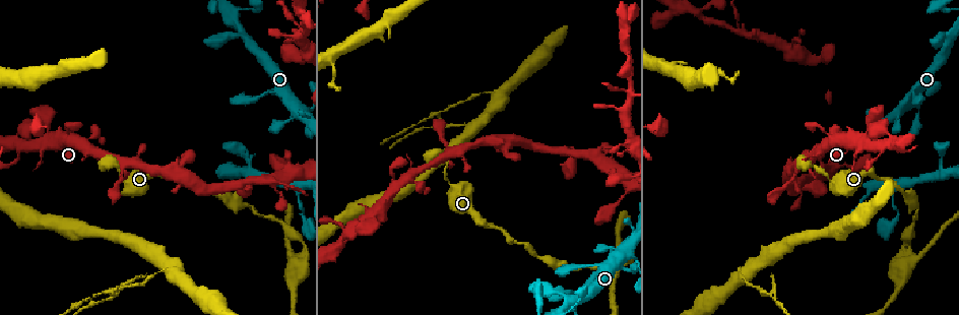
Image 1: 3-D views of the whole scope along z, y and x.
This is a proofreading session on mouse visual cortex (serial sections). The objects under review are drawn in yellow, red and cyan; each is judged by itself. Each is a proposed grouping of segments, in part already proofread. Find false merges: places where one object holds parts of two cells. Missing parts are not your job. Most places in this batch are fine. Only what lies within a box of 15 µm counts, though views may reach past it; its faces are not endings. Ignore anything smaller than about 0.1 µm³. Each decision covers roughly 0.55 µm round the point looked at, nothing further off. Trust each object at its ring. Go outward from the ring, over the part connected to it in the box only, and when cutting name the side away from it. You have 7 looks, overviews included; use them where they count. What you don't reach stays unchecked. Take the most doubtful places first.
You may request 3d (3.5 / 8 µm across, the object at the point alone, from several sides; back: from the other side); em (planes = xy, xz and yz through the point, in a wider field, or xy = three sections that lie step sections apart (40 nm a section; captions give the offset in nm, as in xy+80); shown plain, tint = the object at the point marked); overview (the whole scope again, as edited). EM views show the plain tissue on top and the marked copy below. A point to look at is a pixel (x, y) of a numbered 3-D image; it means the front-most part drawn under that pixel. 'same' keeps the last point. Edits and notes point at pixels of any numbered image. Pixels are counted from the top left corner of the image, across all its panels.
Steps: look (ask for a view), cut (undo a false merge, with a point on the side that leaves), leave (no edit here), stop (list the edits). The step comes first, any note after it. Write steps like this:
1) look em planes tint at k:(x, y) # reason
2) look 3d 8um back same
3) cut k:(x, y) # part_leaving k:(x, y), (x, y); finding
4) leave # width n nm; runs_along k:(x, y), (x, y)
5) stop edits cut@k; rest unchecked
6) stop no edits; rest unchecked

look 3d 8um at 1:(451, 187) # sudden change in width

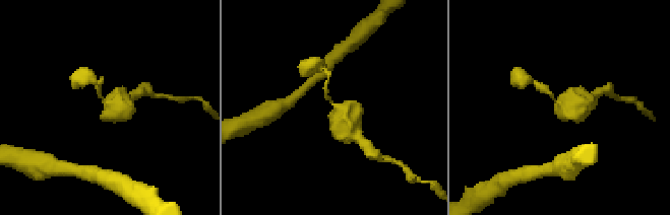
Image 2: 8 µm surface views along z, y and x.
look em xy step 3 tint at 2:(332, 103)

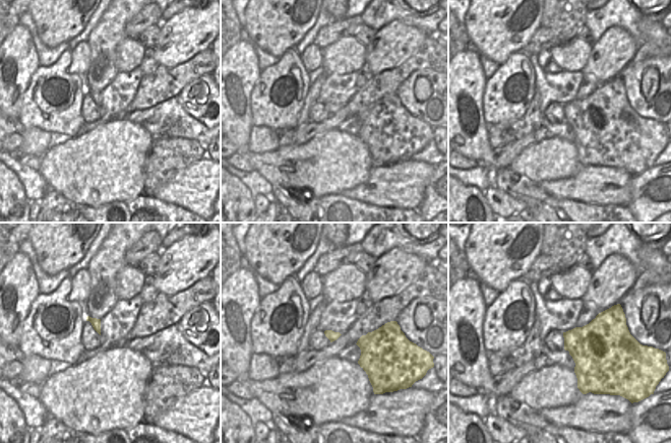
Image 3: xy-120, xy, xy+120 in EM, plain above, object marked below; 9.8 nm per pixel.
leave # arm_widths 200, 600 nm; runs_along 2:(349, 129), (344, 112), (327, 97), (326, 83); one cell here

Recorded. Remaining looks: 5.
look 3d 3.5um at 1:(908, 101) # sharp bend

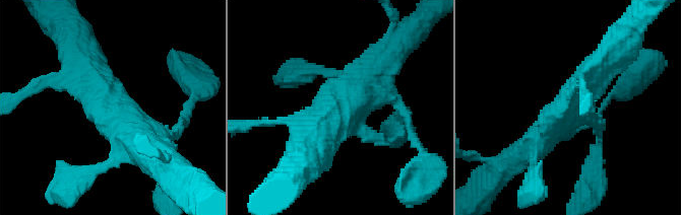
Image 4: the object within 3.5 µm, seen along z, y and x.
look em xy step 3 tint at 4:(347, 110) # arms 4; arm_widths 200, 300, 500, 500 nm; shape alone is not enough

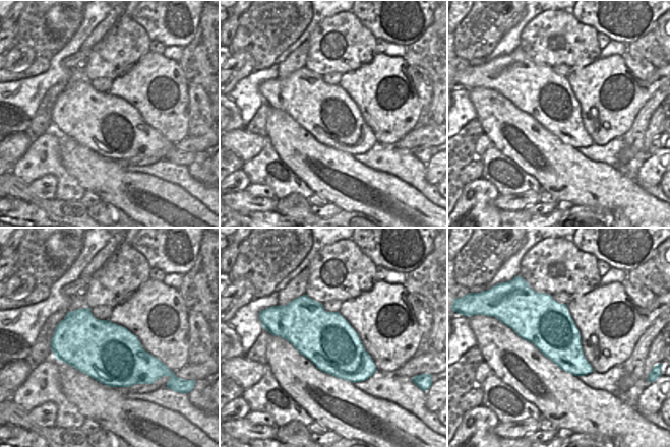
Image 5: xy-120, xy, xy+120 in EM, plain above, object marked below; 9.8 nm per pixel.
leave # runs_along 4:(609, 60), (525, 150); one cell here

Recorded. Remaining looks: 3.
look 3d 3.5um at 1:(245, 204) # sudden change in width

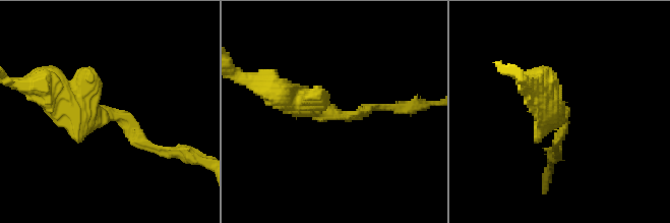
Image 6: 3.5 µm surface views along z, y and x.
look em xy step 1 tint at 6:(113, 117) # arm_widths 150, 450 nm; now the EM

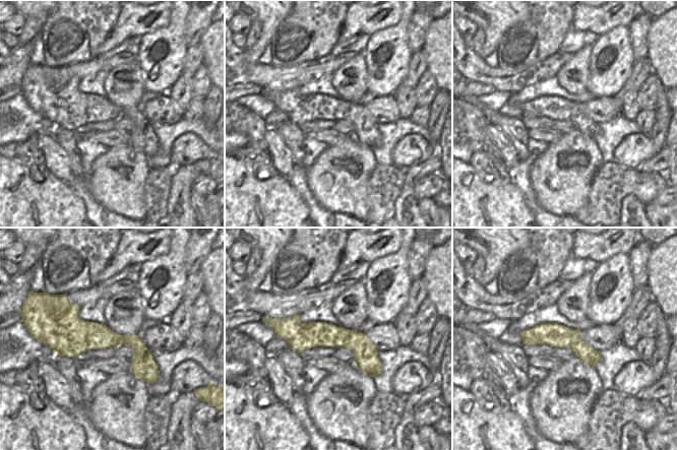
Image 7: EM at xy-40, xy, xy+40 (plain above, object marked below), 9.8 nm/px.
leave # continuous, no second cell

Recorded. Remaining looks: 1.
stop no edits; rest unchecked

